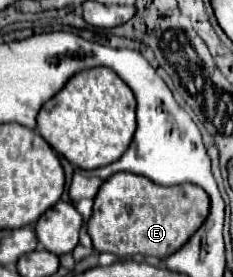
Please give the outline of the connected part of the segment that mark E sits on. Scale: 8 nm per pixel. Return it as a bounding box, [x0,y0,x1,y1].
[86,172,210,256]

